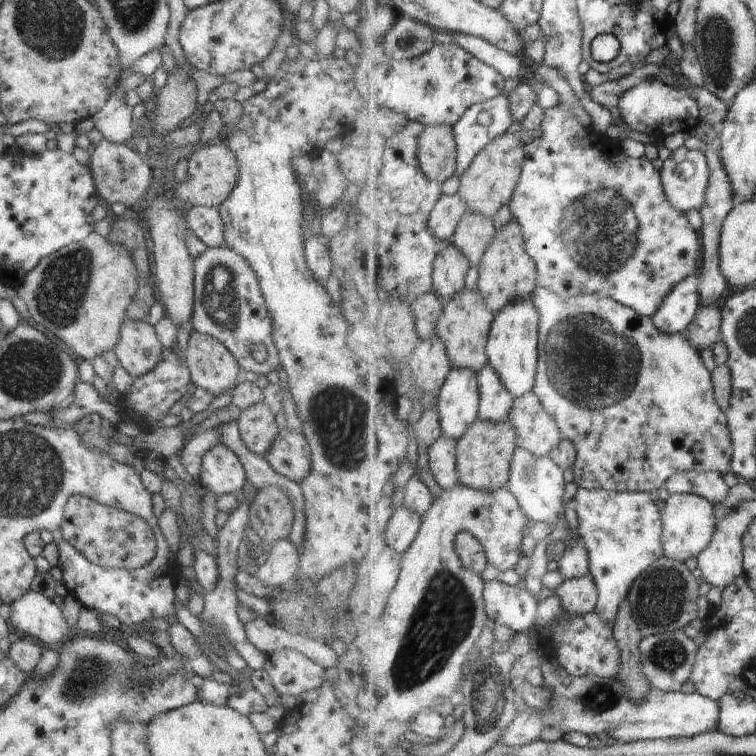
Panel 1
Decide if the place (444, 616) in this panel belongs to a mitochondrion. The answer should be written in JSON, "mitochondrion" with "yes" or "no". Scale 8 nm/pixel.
{"mitochondrion":"yes"}

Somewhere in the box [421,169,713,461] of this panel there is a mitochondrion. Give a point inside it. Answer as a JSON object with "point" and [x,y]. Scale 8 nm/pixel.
{"point":[591,363]}

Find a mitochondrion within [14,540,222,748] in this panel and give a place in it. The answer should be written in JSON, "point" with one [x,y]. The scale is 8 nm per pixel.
{"point":[85,677]}

